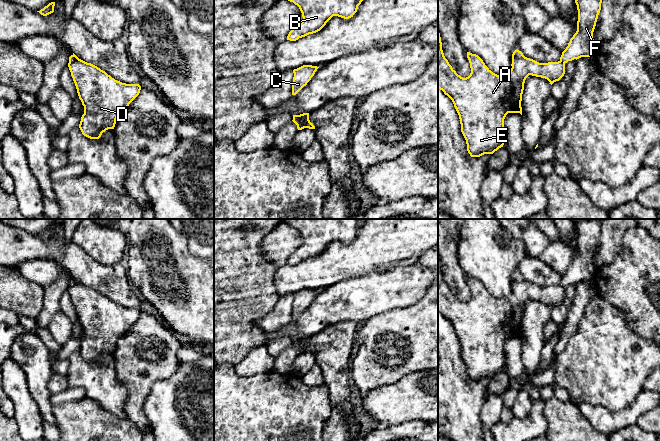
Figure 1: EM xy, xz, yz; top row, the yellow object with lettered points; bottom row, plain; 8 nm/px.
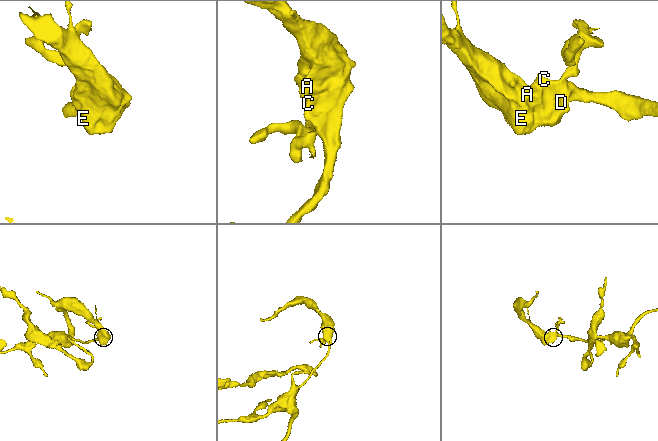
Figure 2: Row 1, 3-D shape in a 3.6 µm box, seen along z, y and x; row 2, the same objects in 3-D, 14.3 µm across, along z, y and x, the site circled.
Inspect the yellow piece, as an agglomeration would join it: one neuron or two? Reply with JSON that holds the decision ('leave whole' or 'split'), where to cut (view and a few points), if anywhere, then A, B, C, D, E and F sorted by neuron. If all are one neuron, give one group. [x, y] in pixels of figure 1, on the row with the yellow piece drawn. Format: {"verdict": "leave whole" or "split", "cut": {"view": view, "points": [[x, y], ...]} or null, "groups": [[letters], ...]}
{"verdict": "split", "cut": {"view": "xz", "points": [[293, 117], [296, 117], [305, 127]]}, "groups": [["A", "B", "C", "D", "E"], ["F"]]}

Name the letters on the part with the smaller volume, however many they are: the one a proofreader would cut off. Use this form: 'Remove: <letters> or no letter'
Remove: F

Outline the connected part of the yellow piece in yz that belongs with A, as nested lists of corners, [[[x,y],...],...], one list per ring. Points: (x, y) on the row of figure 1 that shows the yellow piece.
[[[438,31],[438,88],[444,92],[453,102],[454,107],[459,115],[461,132],[466,140],[467,151],[471,157],[480,157],[484,154],[493,154],[505,143],[504,119],[508,113],[520,113],[522,115],[522,94],[524,83],[529,75],[547,79],[552,85],[559,81],[565,74],[565,63],[548,62],[539,63],[533,59],[527,58],[519,50],[512,54],[512,68],[508,73],[497,75],[493,73],[476,54],[467,52],[467,58],[470,63],[471,73],[468,77],[463,78],[449,64],[442,50],[442,42]]]

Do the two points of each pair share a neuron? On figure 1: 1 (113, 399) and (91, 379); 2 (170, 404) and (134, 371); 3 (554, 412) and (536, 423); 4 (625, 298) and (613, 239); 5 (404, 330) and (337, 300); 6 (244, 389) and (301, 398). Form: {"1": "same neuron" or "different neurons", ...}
{"1": "same neuron", "2": "different neurons", "3": "different neurons", "4": "different neurons", "5": "different neurons", "6": "same neuron"}

